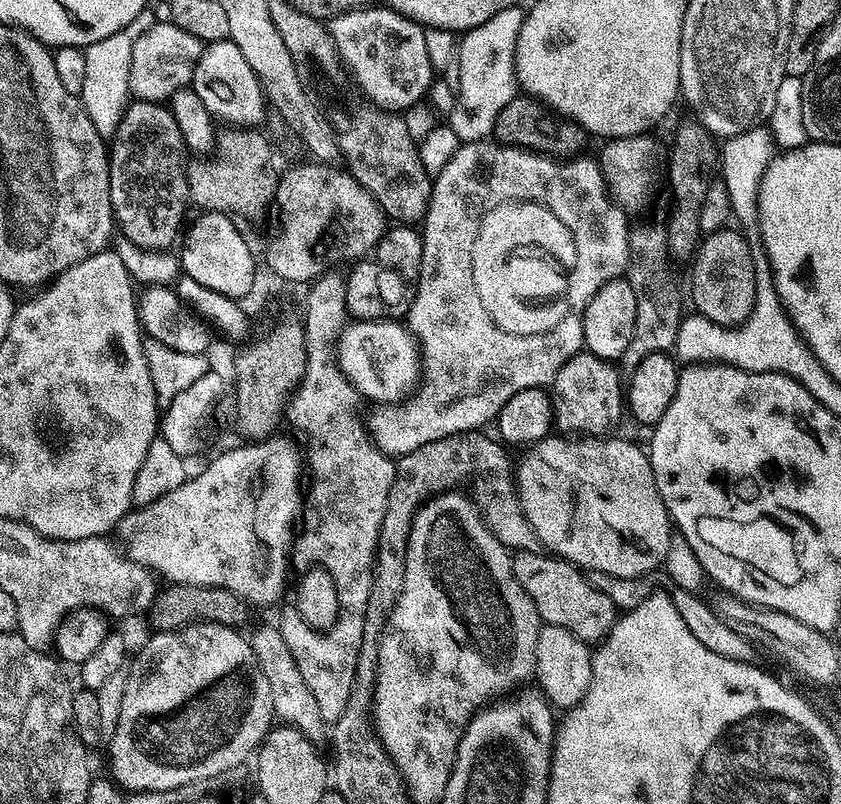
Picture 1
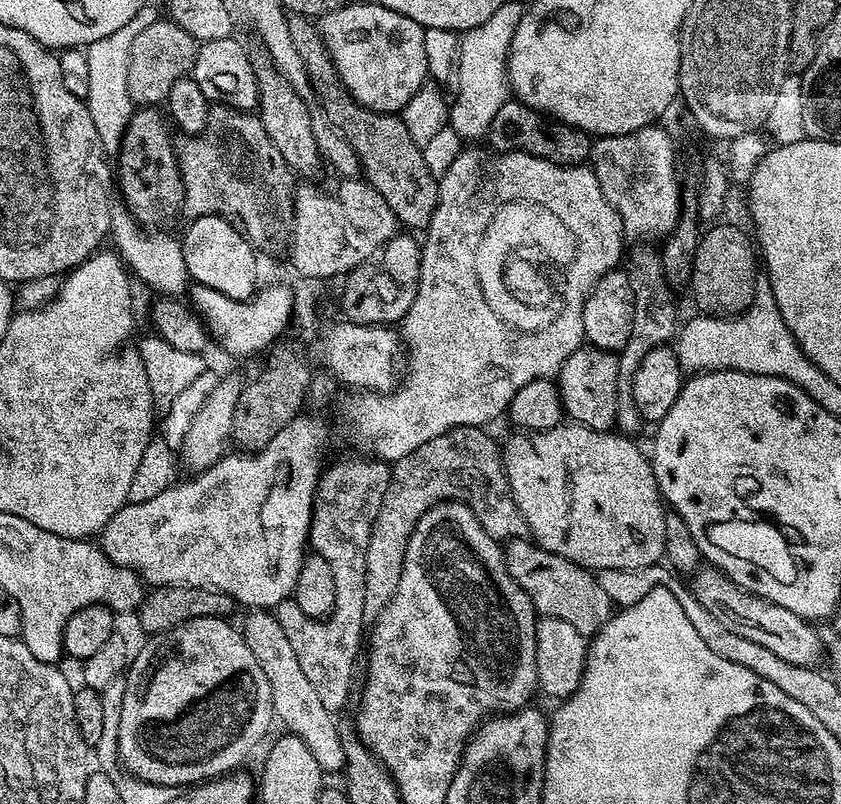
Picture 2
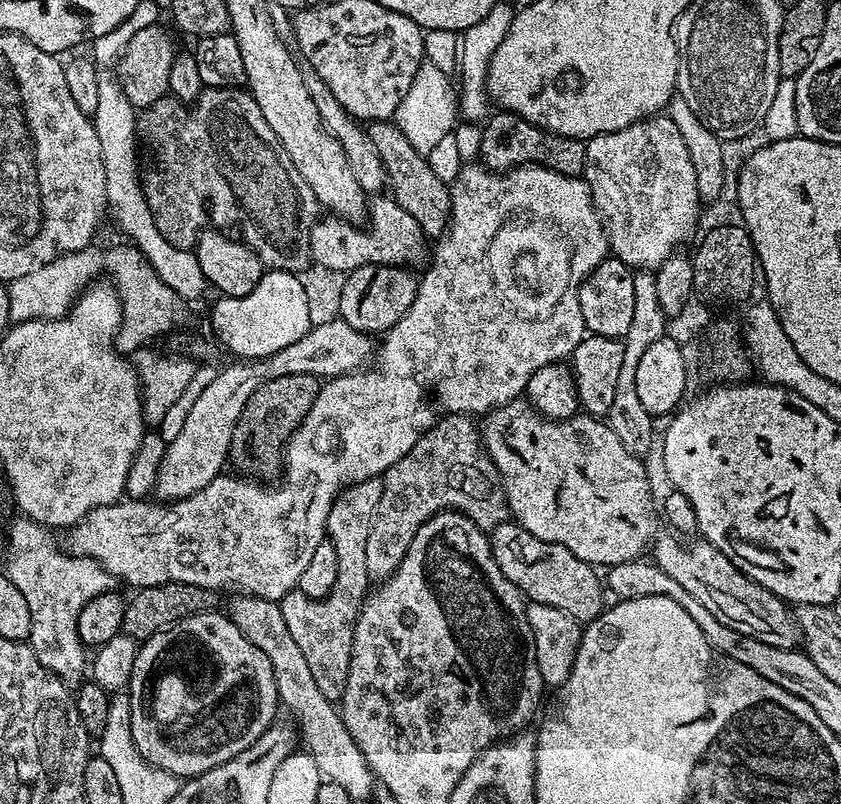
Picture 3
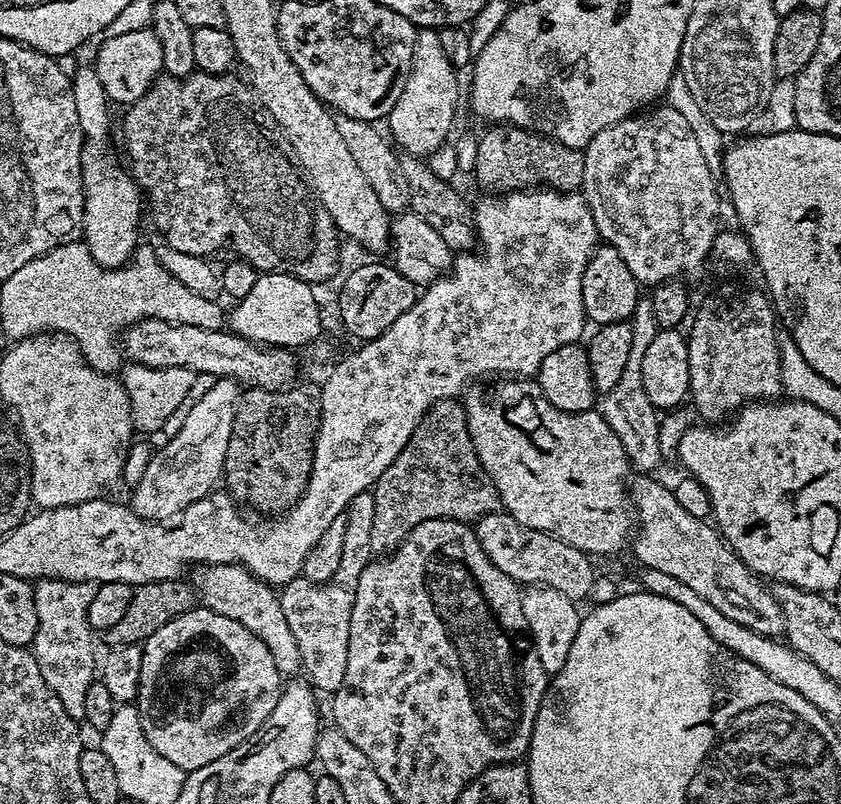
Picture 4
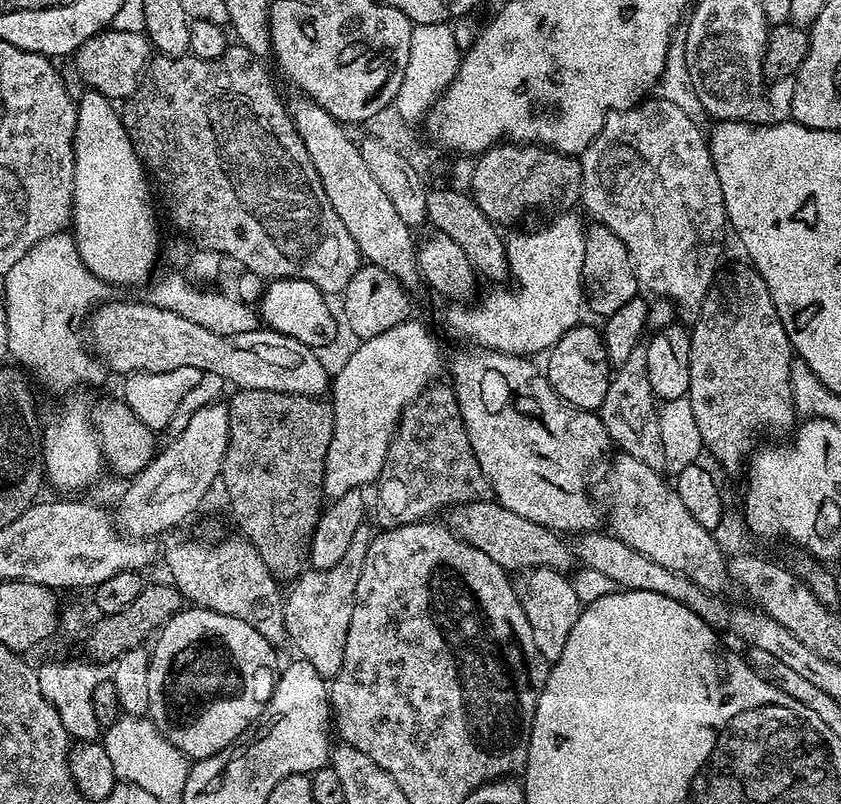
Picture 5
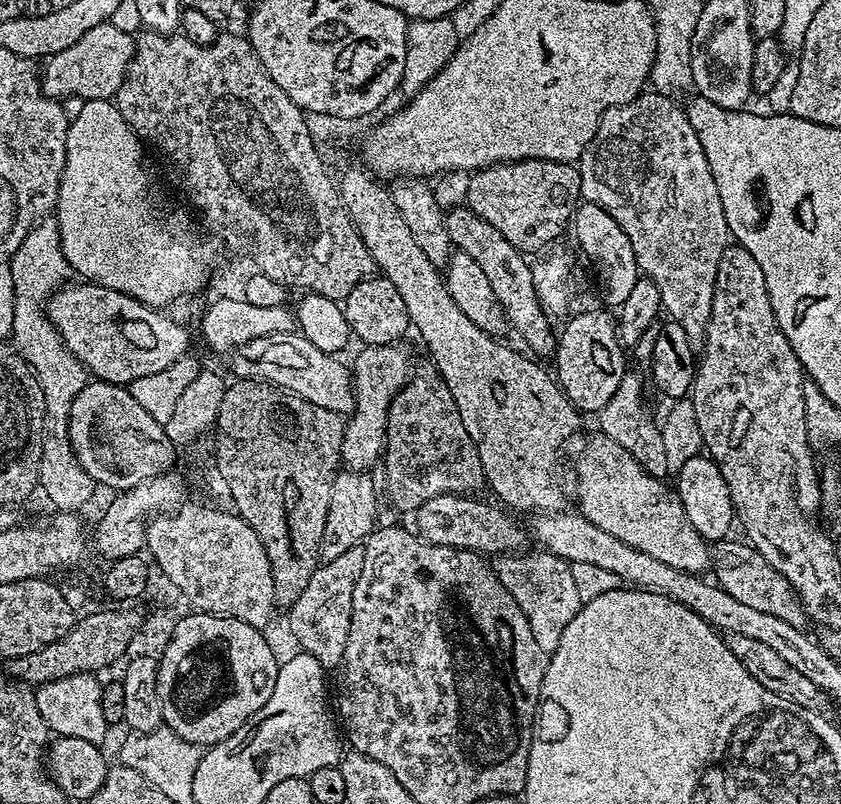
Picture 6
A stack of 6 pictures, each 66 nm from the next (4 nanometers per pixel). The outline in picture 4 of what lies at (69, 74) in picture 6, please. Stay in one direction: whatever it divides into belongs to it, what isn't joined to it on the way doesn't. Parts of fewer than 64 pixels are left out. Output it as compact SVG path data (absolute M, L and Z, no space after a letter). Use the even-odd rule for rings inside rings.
M147 27L130 30L126 34L108 36L100 42L94 67L98 82L102 82L102 90L106 90L113 105L127 106L138 102L138 98L145 96L152 89L155 80L159 80L164 72L162 45L158 43L158 38L152 33L151 27Z

